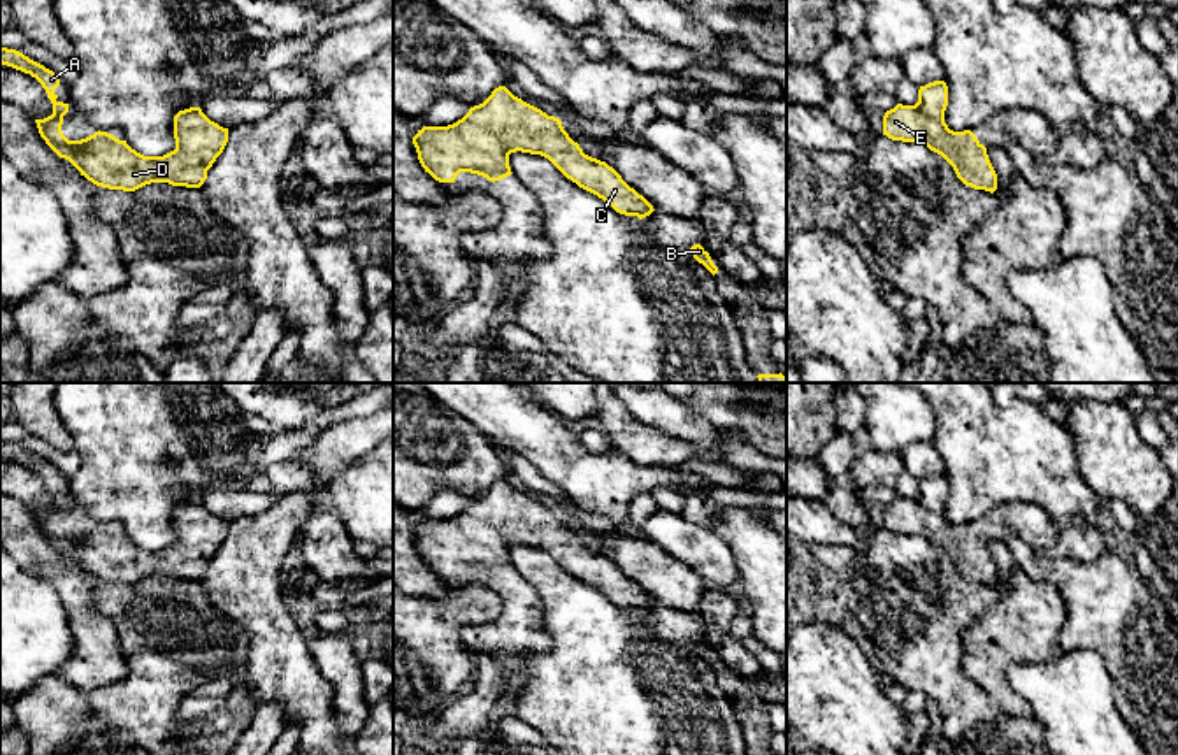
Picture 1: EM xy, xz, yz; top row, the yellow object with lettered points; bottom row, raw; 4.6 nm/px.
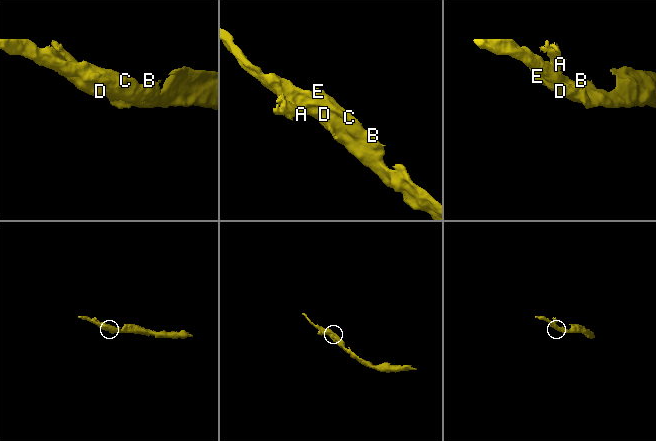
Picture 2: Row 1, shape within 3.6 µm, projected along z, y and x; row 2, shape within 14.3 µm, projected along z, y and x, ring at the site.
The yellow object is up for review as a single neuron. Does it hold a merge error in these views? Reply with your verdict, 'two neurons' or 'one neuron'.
one neuron

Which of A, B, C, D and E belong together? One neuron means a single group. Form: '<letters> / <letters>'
A B C D E

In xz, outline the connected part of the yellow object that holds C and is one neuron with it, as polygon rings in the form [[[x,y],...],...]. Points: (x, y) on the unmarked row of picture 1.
[[[499,479],[453,518],[423,520],[413,530],[425,565],[455,576],[460,565],[500,574],[511,569],[509,548],[521,544],[548,551],[567,572],[597,588],[616,606],[650,609],[653,599],[606,555],[583,546],[562,514]]]

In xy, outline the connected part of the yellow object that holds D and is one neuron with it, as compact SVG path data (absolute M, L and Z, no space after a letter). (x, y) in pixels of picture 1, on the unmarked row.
M0 441L0 457L30 467L42 478L53 497L53 507L35 513L40 530L97 579L123 585L135 585L151 576L200 581L228 536L228 521L211 514L200 500L174 509L176 543L163 550L144 550L126 534L100 523L86 532L68 534L61 527L68 497L56 493L54 483L60 479L56 467L7 441Z

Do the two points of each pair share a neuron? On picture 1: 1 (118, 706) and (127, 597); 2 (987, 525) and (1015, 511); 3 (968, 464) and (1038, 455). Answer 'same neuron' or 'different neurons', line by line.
1: same neuron
2: same neuron
3: same neuron

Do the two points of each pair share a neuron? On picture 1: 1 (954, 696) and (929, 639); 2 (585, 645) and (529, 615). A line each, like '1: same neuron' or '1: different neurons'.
1: same neuron
2: different neurons

